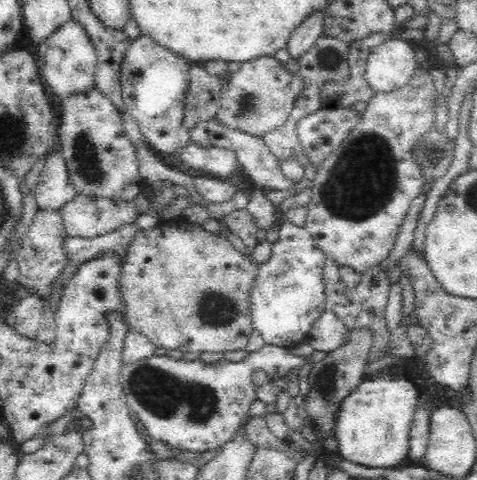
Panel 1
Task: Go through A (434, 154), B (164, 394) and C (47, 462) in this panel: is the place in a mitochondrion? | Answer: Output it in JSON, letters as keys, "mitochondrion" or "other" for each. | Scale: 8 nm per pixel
{"A":"mitochondrion","B":"mitochondrion","C":"mitochondrion"}

